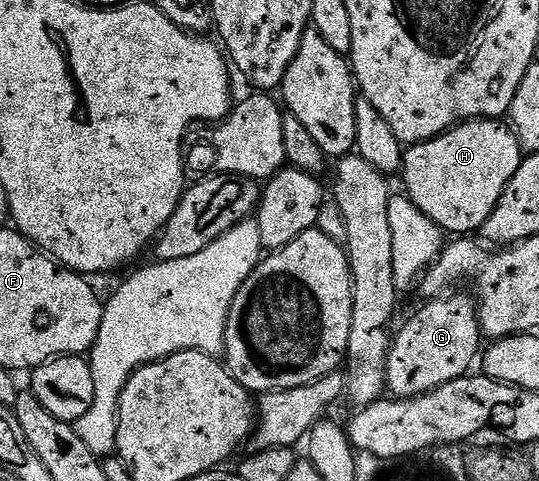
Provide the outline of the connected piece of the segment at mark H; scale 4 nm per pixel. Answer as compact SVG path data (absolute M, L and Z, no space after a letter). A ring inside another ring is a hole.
M476 119L459 123L426 143L407 146L402 157L400 178L406 182L405 194L418 206L420 213L441 227L443 232L450 234L451 231L451 236L466 237L481 232L484 221L488 221L492 209L496 209L496 201L500 201L508 181L512 181L512 173L520 169L523 158L522 146L505 122Z

